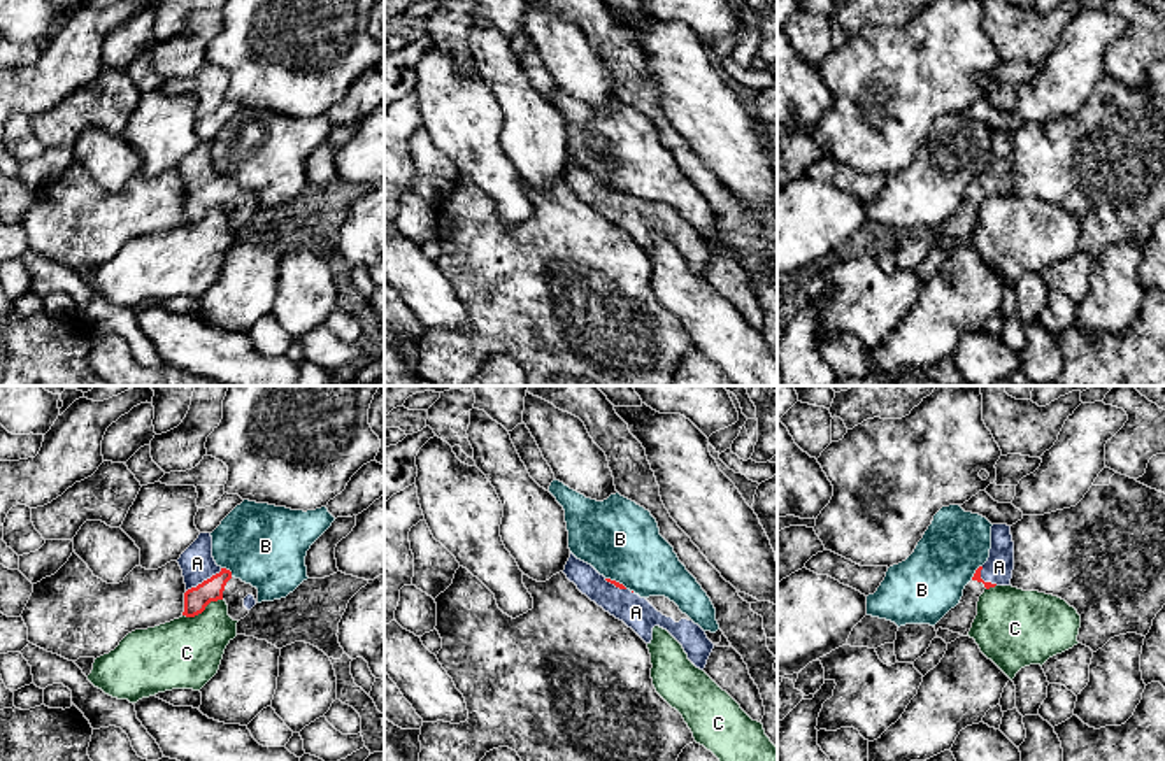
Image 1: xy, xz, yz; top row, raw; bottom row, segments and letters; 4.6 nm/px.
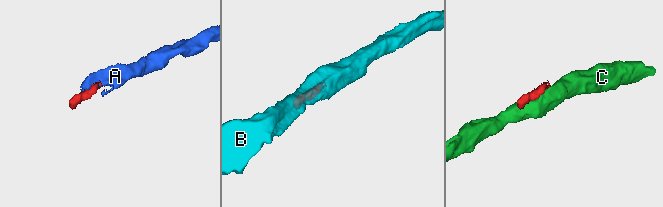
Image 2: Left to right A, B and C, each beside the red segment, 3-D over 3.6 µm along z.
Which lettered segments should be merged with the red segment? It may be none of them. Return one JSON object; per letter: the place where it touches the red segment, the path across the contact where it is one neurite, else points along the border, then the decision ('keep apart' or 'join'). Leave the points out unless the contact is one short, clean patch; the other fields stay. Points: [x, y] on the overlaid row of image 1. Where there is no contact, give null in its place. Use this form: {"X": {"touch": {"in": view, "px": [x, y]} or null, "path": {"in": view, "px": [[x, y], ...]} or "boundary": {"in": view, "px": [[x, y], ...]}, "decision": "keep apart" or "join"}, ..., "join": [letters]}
{"A": {"touch": {"in": "xy", "px": [204, 581]}, "path": {"in": "xy", "px": [[197, 598], [204, 581], [197, 563]]}, "decision": "join"}, "B": {"touch": {"in": "xy", "px": [228, 570]}, "boundary": {"in": "xy", "px": [[221, 567], [232, 576]]}, "decision": "keep apart"}, "C": {"touch": {"in": "xy", "px": [202, 611]}, "decision": "keep apart"}, "join": ["A"]}

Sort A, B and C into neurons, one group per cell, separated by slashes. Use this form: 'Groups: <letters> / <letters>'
Groups: A / B / C

